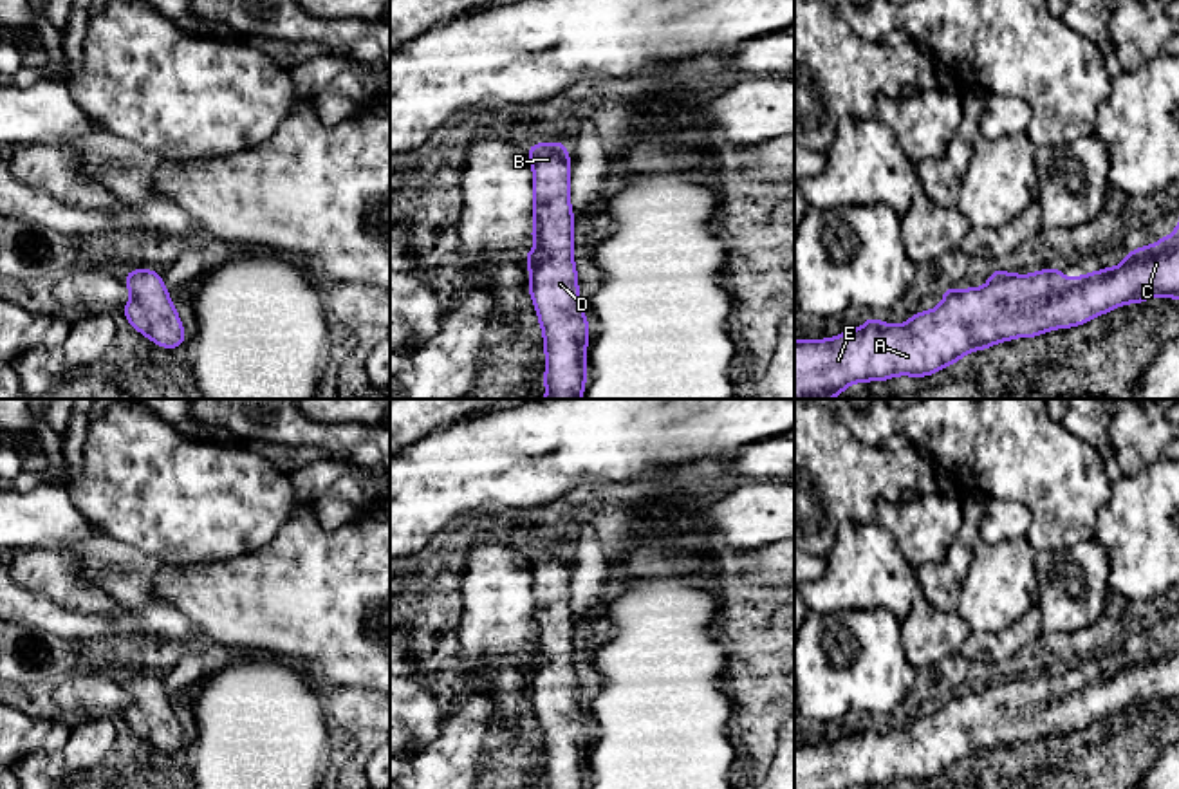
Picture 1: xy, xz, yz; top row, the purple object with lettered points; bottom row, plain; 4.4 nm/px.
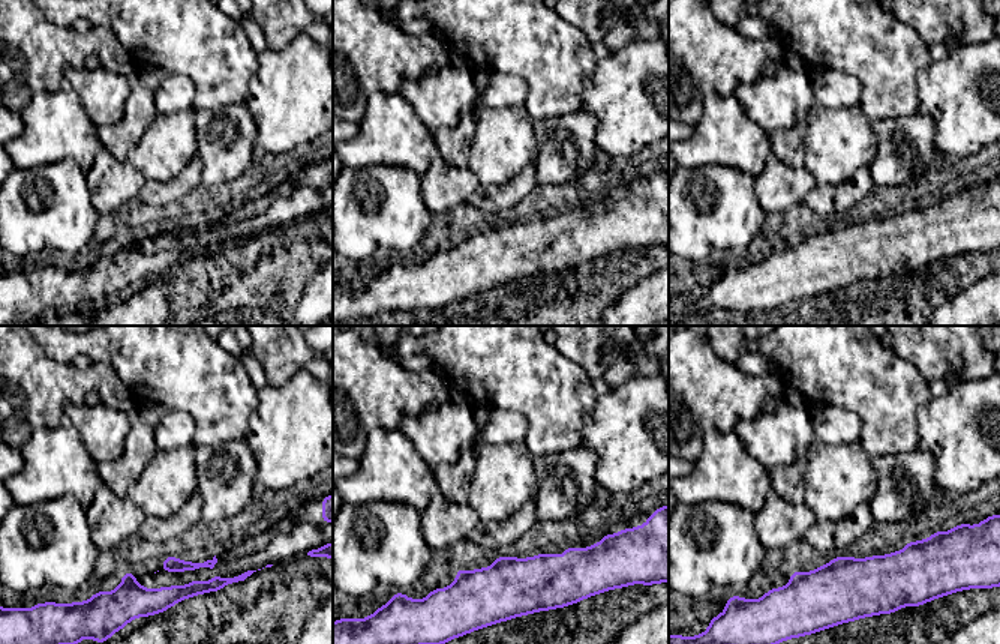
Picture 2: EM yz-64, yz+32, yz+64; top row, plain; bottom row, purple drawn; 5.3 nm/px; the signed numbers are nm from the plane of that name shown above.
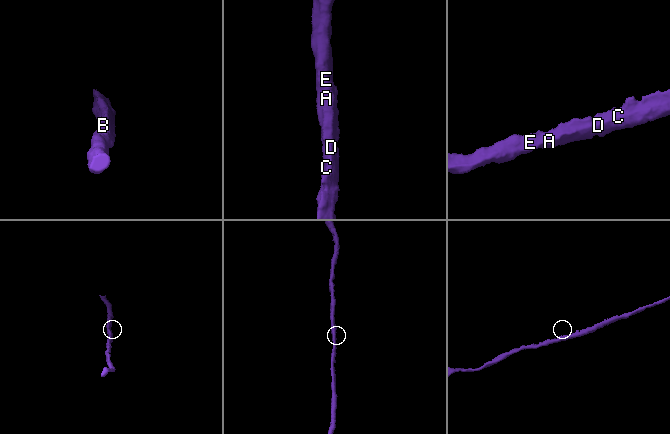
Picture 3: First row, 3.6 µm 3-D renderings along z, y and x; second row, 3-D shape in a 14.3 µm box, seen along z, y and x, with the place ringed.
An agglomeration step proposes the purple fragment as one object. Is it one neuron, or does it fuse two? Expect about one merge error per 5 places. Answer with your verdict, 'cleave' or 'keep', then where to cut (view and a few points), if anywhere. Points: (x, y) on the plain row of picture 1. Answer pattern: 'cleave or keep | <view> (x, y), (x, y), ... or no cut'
keep | no cut

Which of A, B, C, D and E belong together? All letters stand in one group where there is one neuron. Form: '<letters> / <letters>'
A B C D E

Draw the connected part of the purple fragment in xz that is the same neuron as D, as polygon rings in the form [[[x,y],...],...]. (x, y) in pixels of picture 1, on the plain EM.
[[[565,547],[529,551],[533,572],[534,654],[529,668],[529,699],[543,738],[543,789],[585,789],[589,726],[580,704],[574,670],[574,619],[571,612],[571,562]]]

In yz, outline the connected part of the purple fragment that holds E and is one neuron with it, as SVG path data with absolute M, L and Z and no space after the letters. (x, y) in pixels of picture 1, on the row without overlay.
M1179 627L1170 641L1154 650L1128 655L1127 663L1109 673L1067 682L1060 673L1033 679L991 675L984 692L955 695L944 692L944 702L933 715L921 715L903 729L888 729L876 722L854 735L820 746L794 746L794 789L854 789L888 785L896 780L924 782L962 764L968 757L993 751L1015 742L1035 742L1054 733L1071 733L1094 720L1127 708L1141 708L1152 701L1179 704Z

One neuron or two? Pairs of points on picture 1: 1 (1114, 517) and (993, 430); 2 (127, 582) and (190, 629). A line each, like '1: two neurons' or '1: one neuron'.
1: two neurons
2: one neuron

